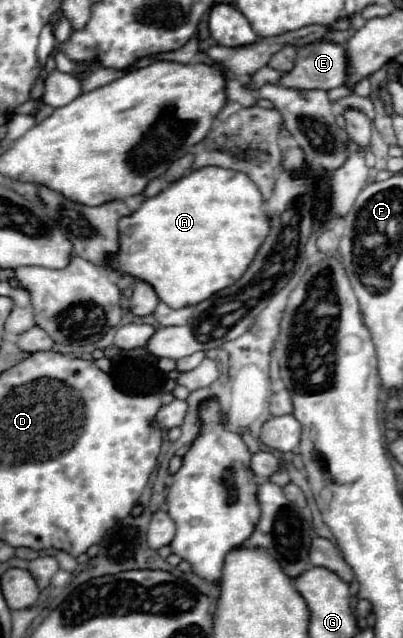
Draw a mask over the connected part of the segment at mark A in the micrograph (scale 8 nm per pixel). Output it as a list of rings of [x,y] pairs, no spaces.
[[[203,167],[143,201],[133,215],[119,221],[121,249],[113,255],[111,267],[145,277],[169,307],[191,307],[241,279],[263,245],[269,225],[261,191],[245,173]]]

